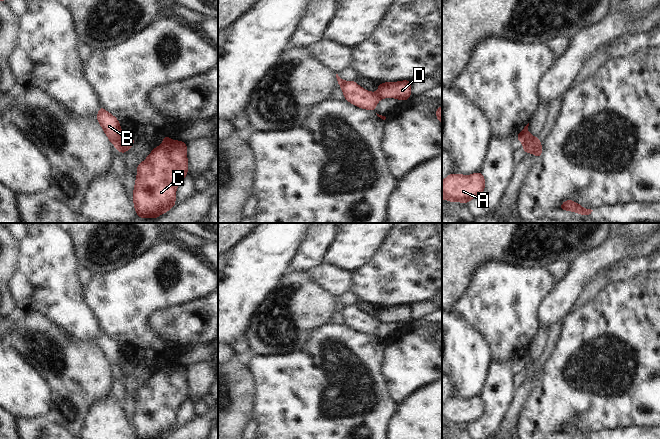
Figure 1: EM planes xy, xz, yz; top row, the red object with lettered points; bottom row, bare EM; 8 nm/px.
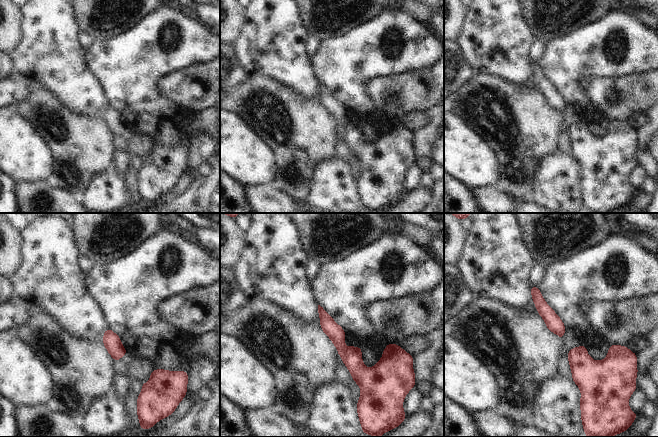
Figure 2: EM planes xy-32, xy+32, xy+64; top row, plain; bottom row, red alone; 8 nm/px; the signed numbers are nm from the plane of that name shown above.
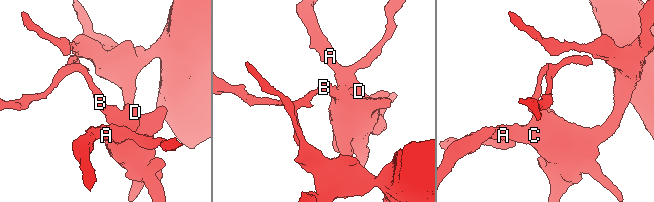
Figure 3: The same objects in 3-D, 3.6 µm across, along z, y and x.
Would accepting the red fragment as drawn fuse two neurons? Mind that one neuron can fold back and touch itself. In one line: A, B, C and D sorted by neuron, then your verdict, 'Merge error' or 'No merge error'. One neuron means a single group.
Groups: A C D / B. Merge error

